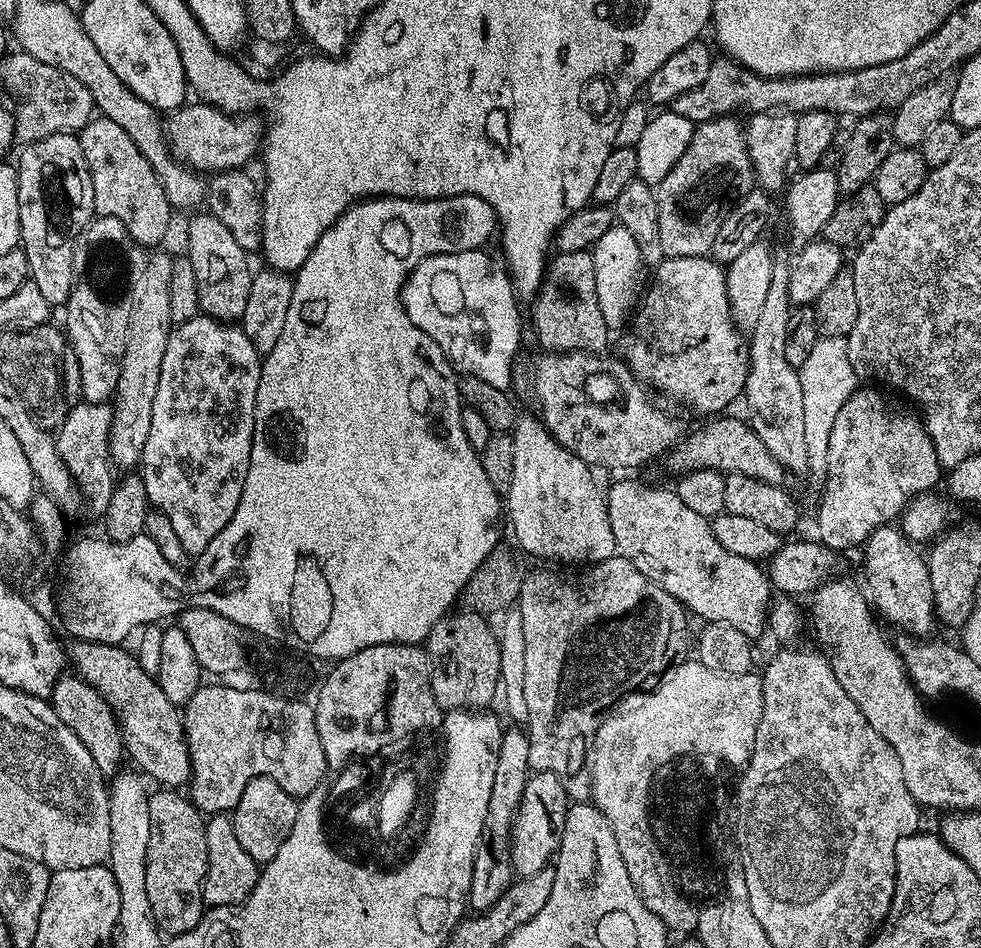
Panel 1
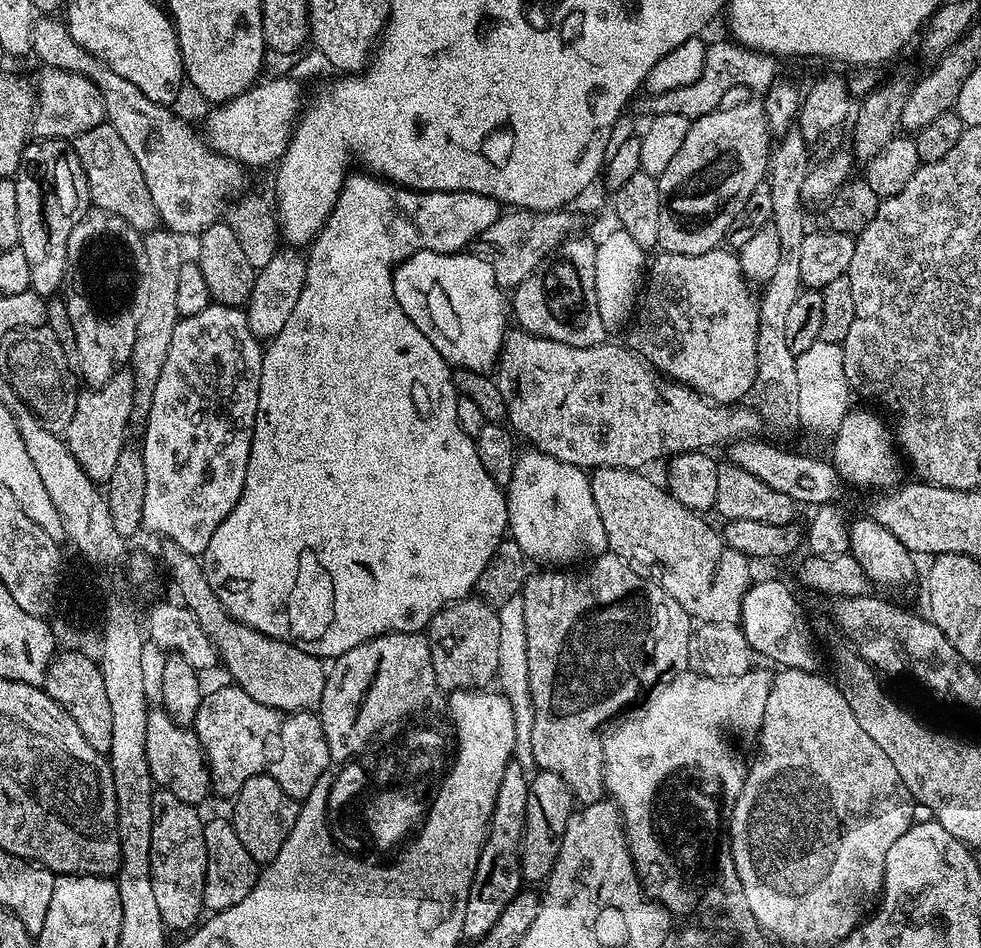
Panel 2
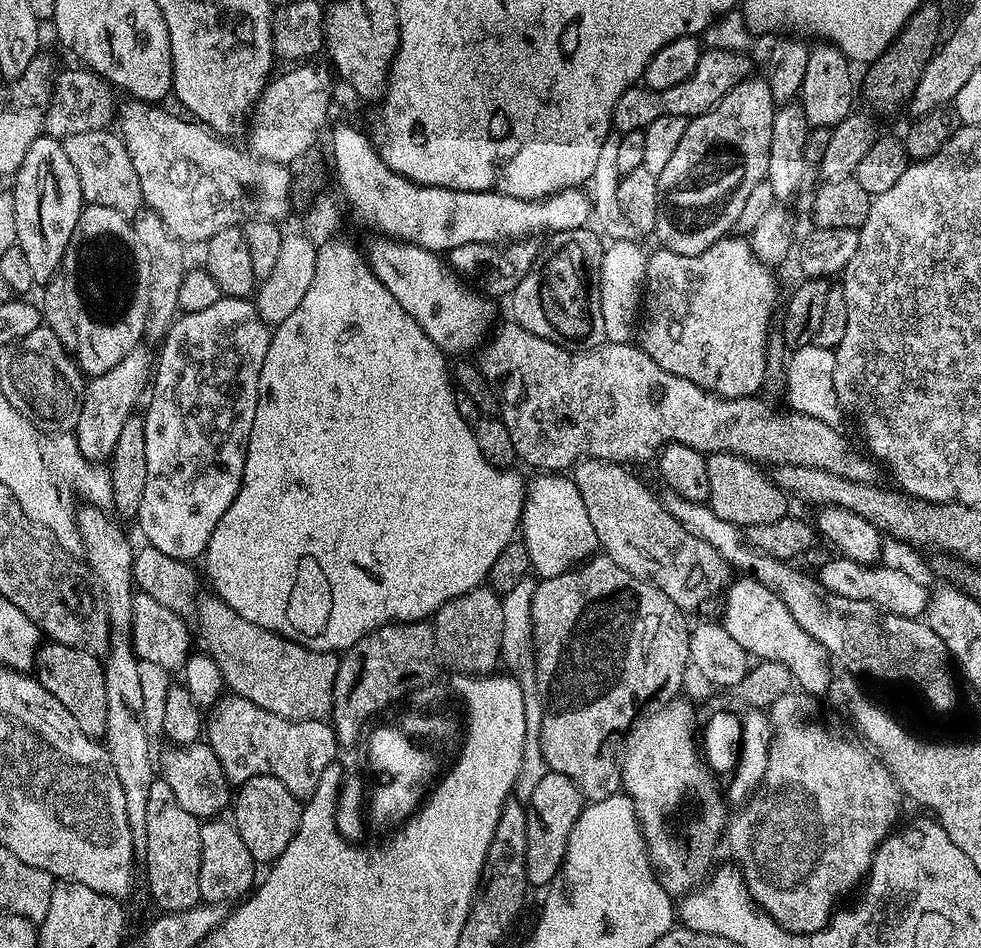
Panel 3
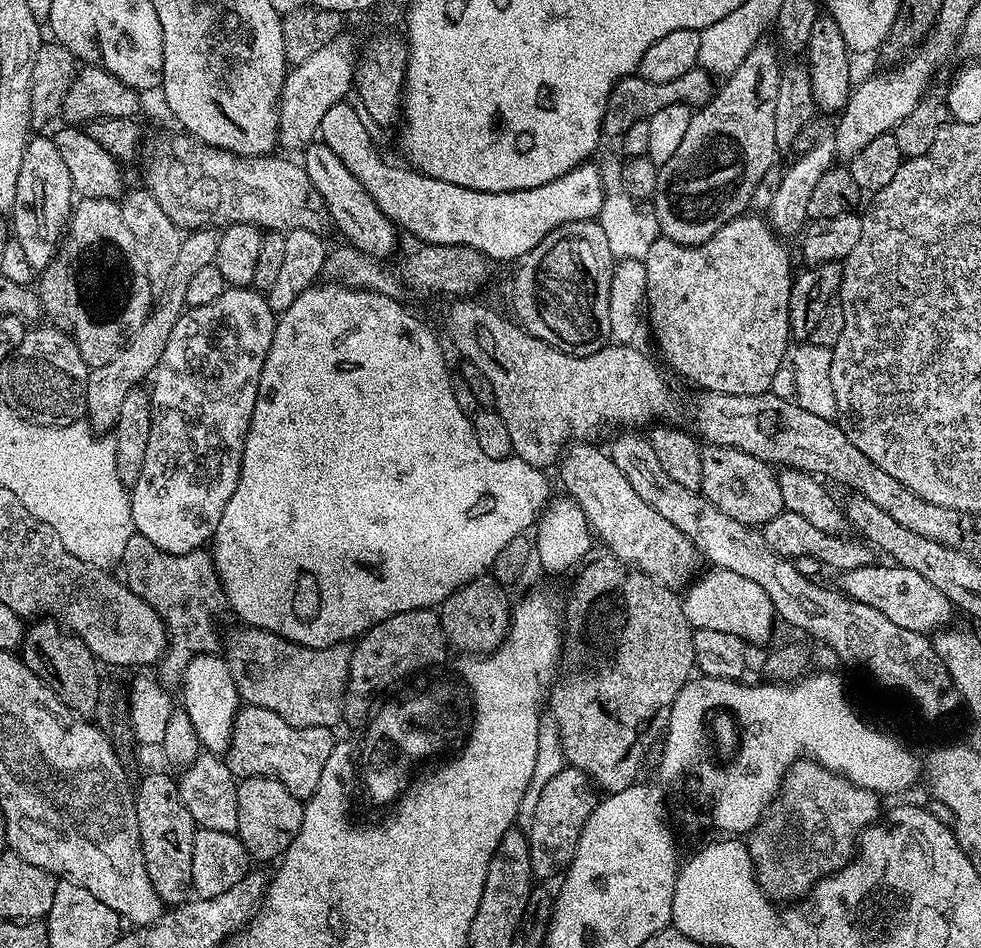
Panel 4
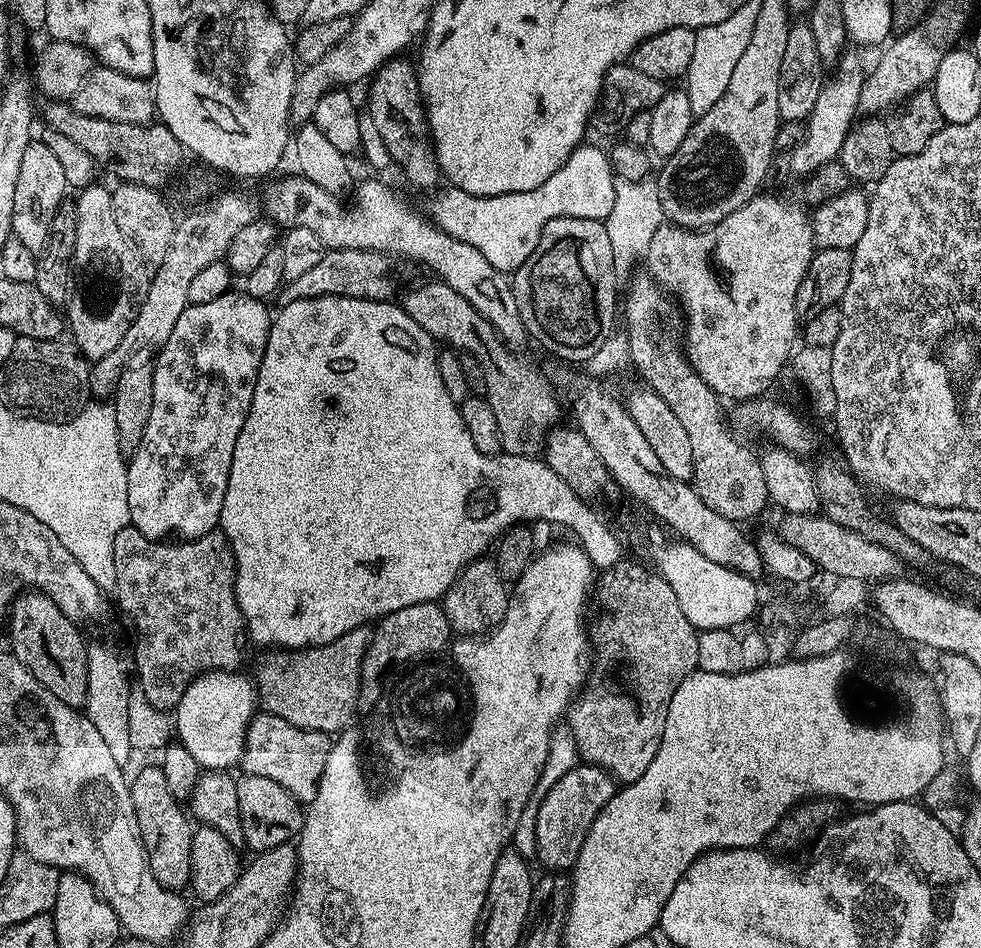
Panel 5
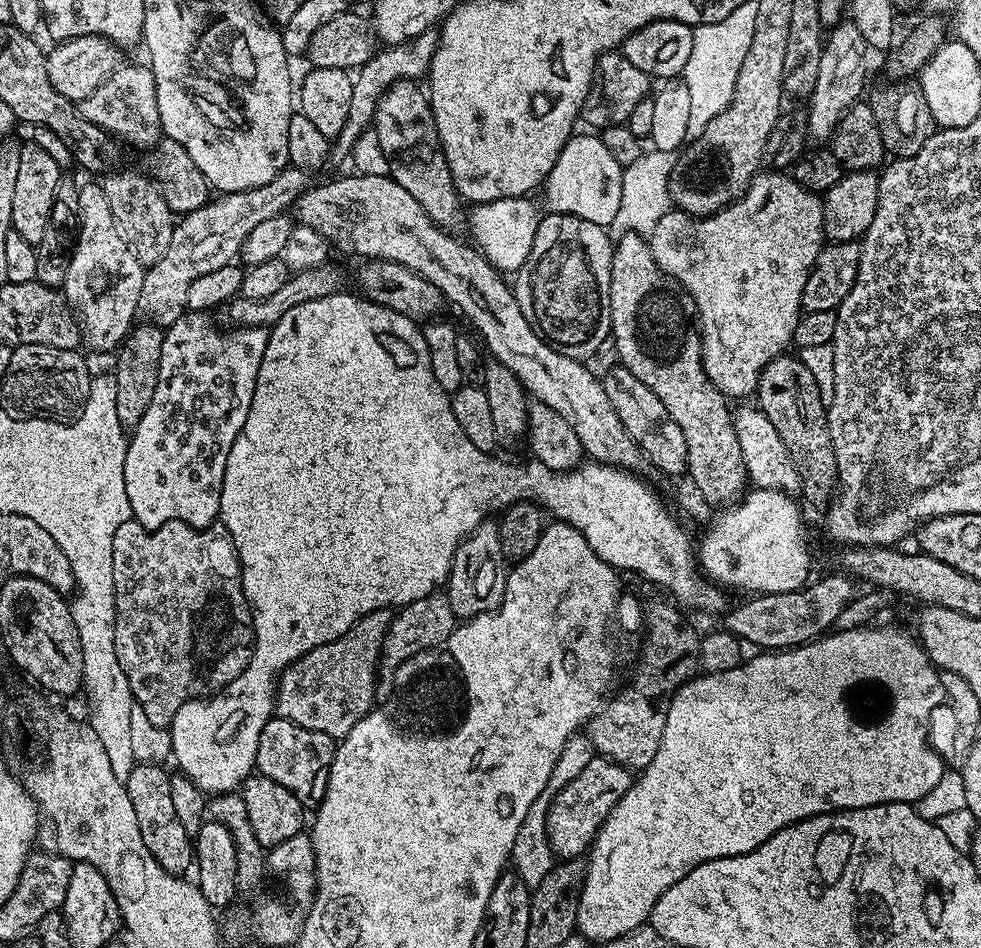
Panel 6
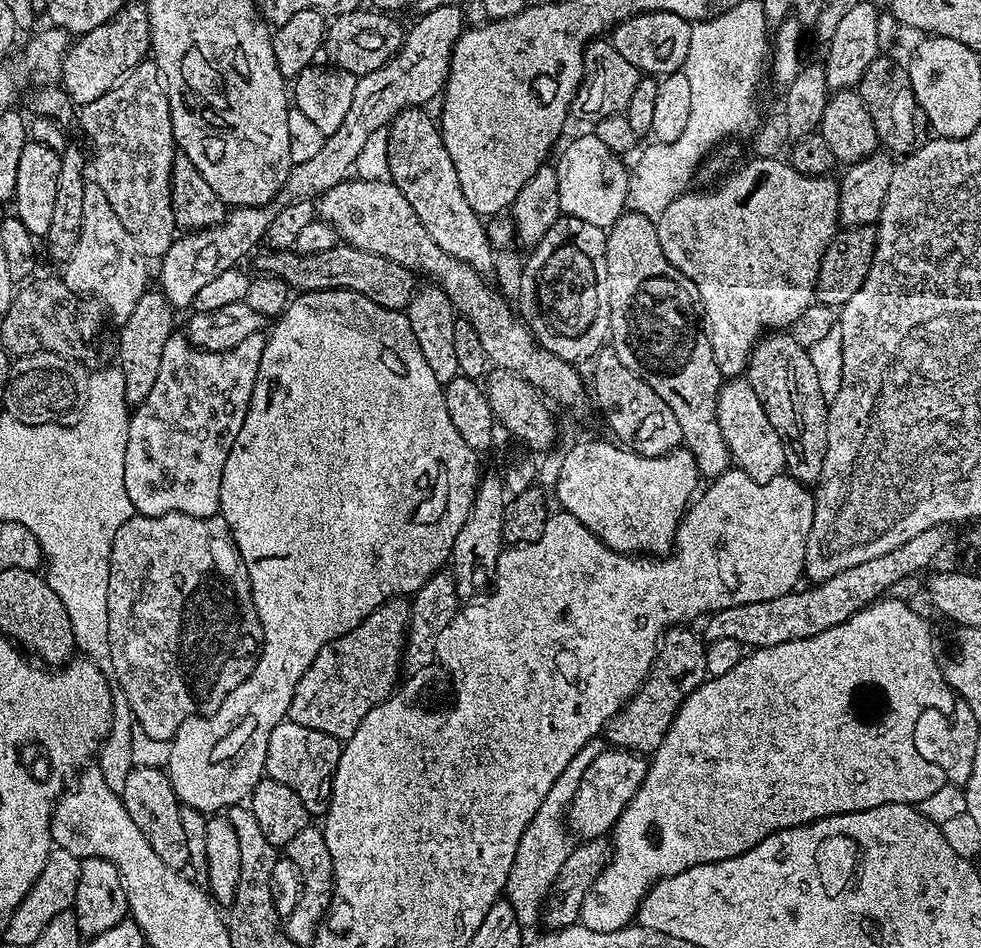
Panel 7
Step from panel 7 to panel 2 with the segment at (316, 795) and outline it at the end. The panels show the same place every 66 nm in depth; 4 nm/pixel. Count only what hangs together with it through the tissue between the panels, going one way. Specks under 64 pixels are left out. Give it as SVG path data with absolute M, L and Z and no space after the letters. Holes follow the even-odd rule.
M235 686L204 692L198 706L194 731L208 759L215 795L235 797L246 778L274 778L298 802L314 790L314 782L329 771L332 755L322 734L322 722L315 711L283 712L264 706Z

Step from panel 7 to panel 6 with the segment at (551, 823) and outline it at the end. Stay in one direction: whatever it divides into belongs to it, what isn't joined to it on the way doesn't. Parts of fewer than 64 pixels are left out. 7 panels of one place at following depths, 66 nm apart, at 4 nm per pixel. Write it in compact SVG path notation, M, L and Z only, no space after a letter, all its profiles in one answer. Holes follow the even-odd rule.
M577 734L568 739L566 746L562 746L562 754L558 754L558 762L554 762L554 770L550 770L550 782L546 782L546 790L534 798L530 810L526 810L526 818L522 818L522 826L518 826L510 868L529 889L536 888L538 882L550 874L554 863L552 847L546 834L546 814L550 810L550 802L554 802L558 790L562 790L566 782L571 782L592 761L593 755L594 749L587 734Z

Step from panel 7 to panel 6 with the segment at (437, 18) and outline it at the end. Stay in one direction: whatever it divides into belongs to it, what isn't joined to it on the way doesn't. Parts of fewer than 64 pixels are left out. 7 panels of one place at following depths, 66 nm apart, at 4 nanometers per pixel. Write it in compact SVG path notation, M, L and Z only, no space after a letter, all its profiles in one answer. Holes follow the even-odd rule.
M429 30L410 38L401 44L389 44L381 47L375 55L366 61L355 73L353 79L353 93L350 99L350 110L346 117L339 136L336 137L330 148L330 156L334 161L351 157L352 148L358 142L358 138L366 131L376 119L376 104L382 98L384 91L395 80L419 81L420 75L427 73L432 66L432 59L436 53L438 36L435 31ZM289 166L282 169L269 184L245 192L217 195L198 210L183 213L173 227L166 254L147 265L142 278L142 294L138 294L139 315L145 321L159 324L167 330L177 318L184 315L188 307L186 294L191 284L200 275L233 263L240 255L246 234L250 234L254 226L258 226L265 218L287 213L295 205L296 200L310 187L308 176L305 169Z

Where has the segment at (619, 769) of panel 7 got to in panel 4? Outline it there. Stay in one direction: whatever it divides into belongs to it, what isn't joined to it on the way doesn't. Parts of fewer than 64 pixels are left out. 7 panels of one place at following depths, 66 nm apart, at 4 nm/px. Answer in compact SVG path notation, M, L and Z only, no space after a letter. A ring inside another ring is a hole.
M565 766L562 770L558 770L558 774L554 774L554 778L550 778L550 782L546 782L542 795L538 797L538 806L534 809L534 822L526 830L530 846L530 866L533 877L537 881L552 882L552 879L555 881L567 872L570 862L574 858L574 850L578 850L578 838L582 834L582 826L586 826L586 818L590 818L590 814L594 814L597 803L598 789L592 779L582 770Z

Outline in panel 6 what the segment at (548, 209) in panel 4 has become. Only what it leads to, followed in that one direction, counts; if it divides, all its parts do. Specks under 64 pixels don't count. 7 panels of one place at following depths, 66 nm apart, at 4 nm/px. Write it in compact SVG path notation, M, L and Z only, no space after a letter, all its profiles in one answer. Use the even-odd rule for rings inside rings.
M573 135L562 150L556 165L550 170L542 192L548 195L548 208L553 212L565 212L568 216L586 218L595 224L611 225L622 202L622 174L624 168L606 150L599 135ZM515 196L502 198L489 204L477 204L467 213L466 228L472 231L475 247L497 270L504 274L515 274L526 262L534 246L534 234L540 225L541 213L531 204L531 199Z

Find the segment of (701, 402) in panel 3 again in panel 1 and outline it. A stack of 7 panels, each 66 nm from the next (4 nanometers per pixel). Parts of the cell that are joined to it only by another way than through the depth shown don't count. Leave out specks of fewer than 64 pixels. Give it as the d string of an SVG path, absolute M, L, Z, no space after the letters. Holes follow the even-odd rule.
M545 351L544 356L536 356L532 360L532 365L528 368L528 388L532 391L532 396L536 399L536 404L540 407L538 412L539 419L544 421L544 425L548 427L548 433L557 440L562 447L570 450L578 458L582 458L582 462L586 462L590 466L600 468L640 468L643 464L648 464L651 460L656 460L660 455L669 453L678 441L684 439L686 435L686 427L676 416L671 416L662 405L656 404L657 397L650 391L649 385L645 384L628 369L628 365L615 355L597 354L594 352L549 352Z

